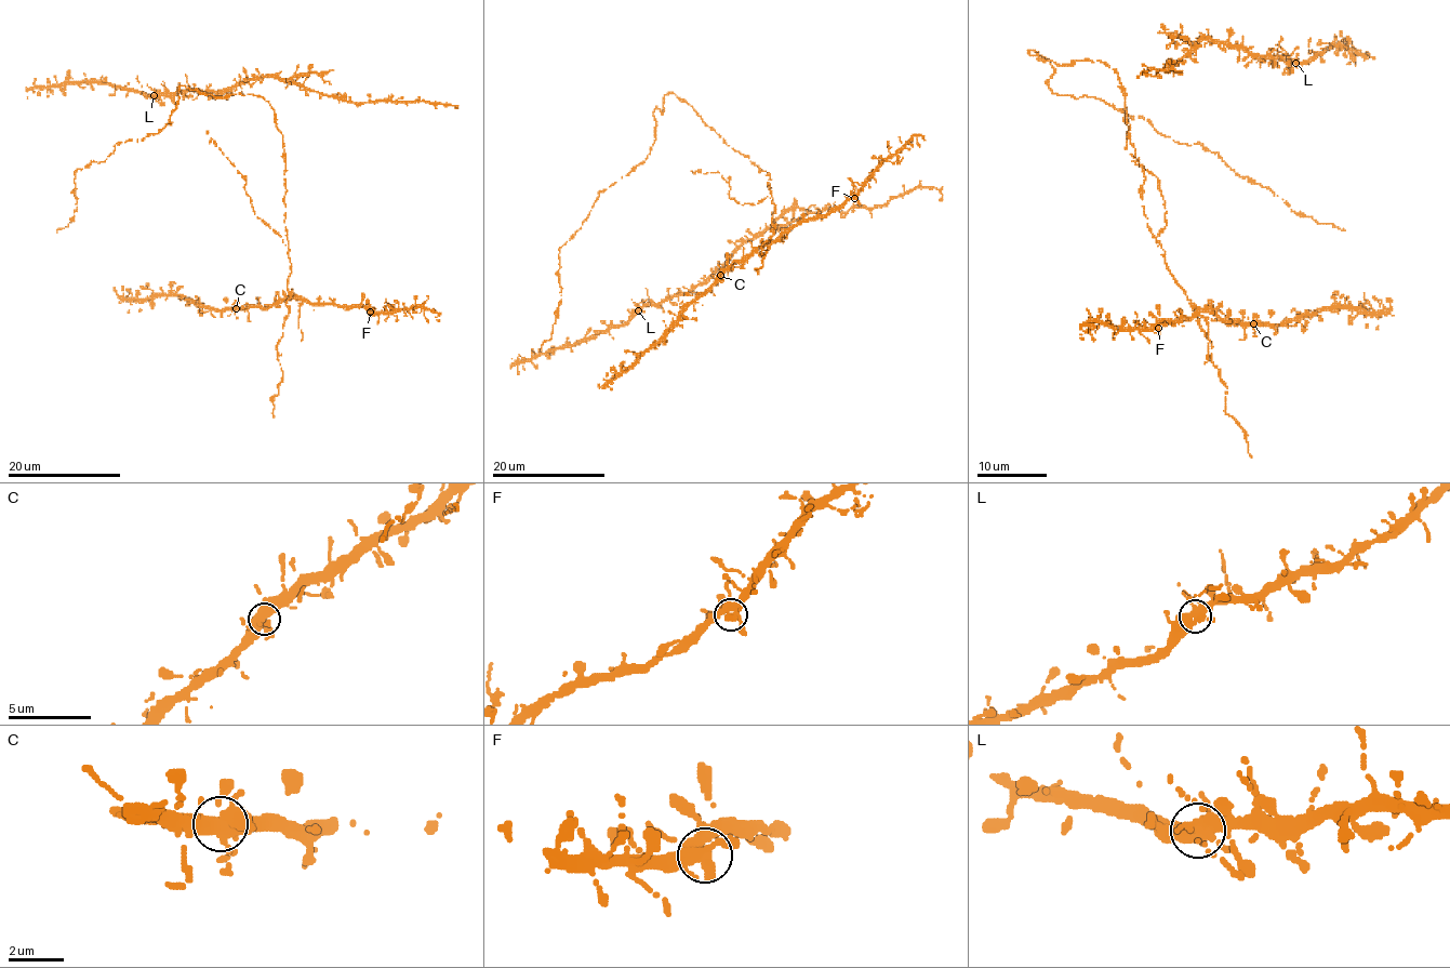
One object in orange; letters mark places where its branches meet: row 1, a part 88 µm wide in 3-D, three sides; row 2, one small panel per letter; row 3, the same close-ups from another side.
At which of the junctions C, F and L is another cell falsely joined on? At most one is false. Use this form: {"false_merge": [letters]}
{"false_merge": []}

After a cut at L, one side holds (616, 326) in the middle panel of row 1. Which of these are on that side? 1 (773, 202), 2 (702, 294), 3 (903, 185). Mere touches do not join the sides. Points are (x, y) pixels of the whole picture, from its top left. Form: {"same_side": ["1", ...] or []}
{"same_side": ["1", "2"]}

